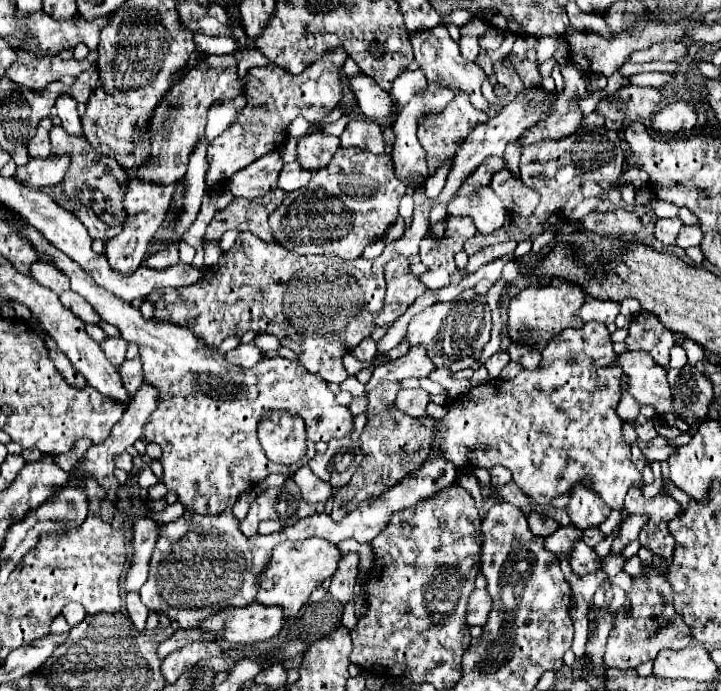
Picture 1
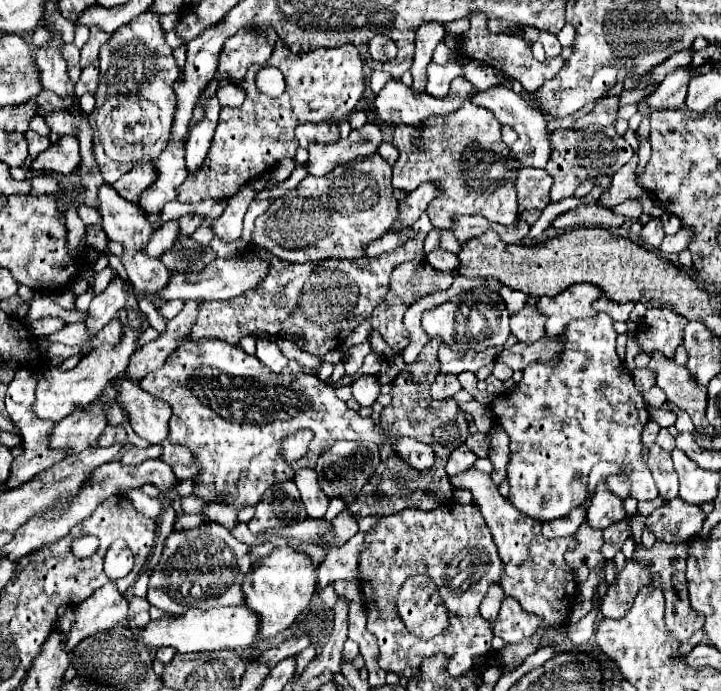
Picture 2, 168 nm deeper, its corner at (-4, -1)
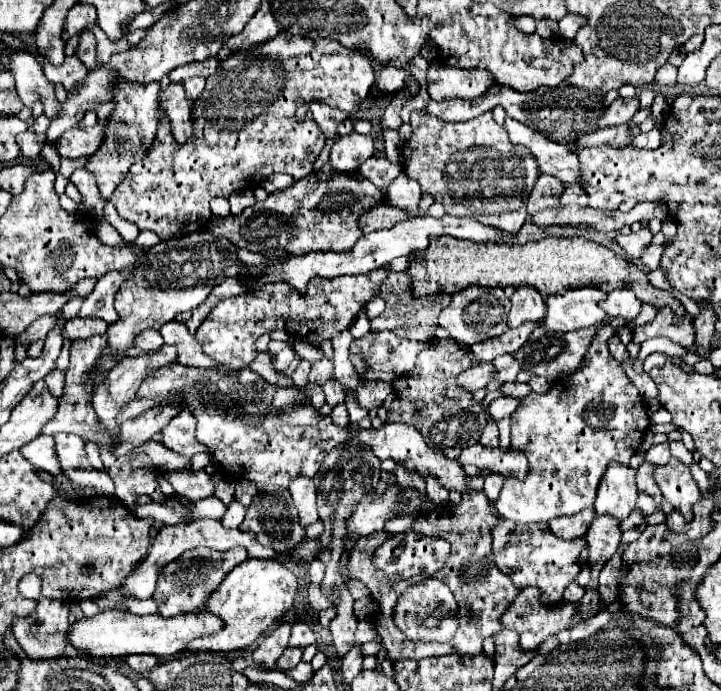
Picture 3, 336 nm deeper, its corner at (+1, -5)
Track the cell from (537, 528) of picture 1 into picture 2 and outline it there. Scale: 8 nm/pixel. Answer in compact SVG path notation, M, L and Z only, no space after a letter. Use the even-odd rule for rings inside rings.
M583 506L571 510L565 518L557 518L555 522L549 522L543 526L545 538L557 538L557 536L573 536L579 526L587 520L587 510Z

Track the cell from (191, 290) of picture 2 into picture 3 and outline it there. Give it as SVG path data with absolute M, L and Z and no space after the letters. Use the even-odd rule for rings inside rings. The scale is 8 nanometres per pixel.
M444 216L442 220L436 218L408 218L400 224L396 224L394 228L388 230L380 230L380 232L372 232L362 236L352 250L348 252L308 252L304 256L278 256L266 264L262 264L258 268L256 274L250 272L248 264L240 266L238 272L238 280L246 286L248 292L262 288L264 284L272 284L272 282L286 282L292 288L296 288L298 292L306 290L306 284L310 278L314 276L322 276L322 278L336 278L336 276L344 276L344 274L366 274L372 272L388 262L392 262L398 256L408 256L412 252L424 250L424 246L428 246L428 242L432 238L440 238L440 236L454 236L460 240L472 240L472 242L502 242L500 238L500 230L492 228L492 226L484 226L480 224L476 218L456 218L456 216Z

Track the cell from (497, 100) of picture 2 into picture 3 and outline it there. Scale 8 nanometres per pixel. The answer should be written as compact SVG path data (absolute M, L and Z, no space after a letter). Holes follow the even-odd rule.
M506 118L506 130L510 134L512 144L526 146L534 154L542 174L556 176L558 180L568 182L568 184L578 182L580 178L578 156L570 152L564 144L558 144L512 118Z

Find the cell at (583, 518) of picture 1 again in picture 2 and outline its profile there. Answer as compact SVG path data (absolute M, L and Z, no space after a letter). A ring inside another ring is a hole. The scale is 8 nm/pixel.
M603 478L601 484L597 484L597 488L595 488L595 496L591 498L591 506L587 510L589 526L603 530L603 528L623 520L625 516L627 516L627 510L623 506L623 500L607 488L607 482Z

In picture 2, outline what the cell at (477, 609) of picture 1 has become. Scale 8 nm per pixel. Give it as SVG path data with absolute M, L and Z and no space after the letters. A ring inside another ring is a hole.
M505 598L501 602L499 618L493 622L493 632L505 642L517 644L523 638L531 638L539 630L541 622L539 616L525 612L515 598Z

